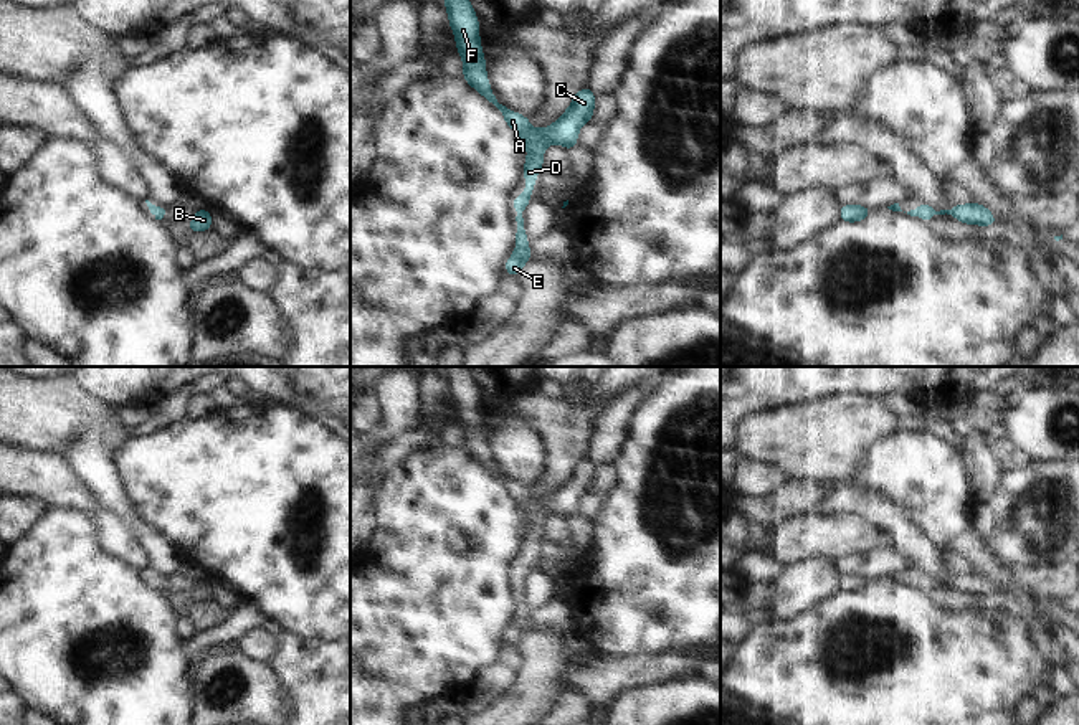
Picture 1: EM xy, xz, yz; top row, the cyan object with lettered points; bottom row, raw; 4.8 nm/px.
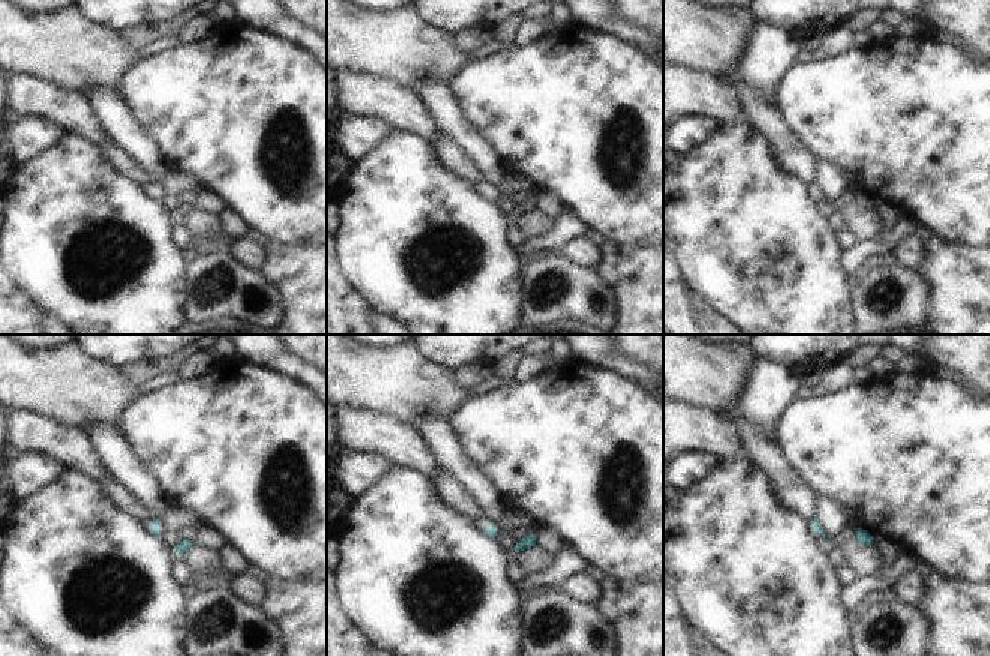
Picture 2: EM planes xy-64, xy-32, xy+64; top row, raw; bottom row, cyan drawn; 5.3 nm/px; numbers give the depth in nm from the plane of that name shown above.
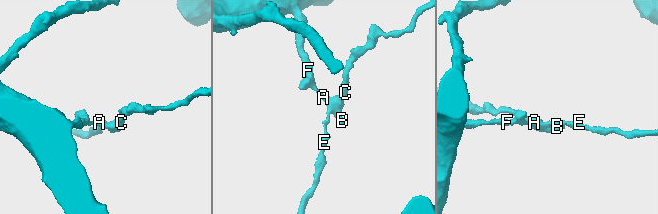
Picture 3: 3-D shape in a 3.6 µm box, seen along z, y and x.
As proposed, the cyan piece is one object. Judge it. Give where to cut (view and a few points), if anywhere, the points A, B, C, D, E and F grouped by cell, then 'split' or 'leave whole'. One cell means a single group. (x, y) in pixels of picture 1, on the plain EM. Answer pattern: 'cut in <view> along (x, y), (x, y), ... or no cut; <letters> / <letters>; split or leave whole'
no cut; A B C D E F; leave whole

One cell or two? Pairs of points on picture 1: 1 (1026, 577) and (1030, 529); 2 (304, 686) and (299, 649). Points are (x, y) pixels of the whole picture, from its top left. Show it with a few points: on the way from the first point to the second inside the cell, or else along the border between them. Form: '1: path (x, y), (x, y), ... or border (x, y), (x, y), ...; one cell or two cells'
1: border (1061, 563), (1048, 567), (1005, 567); two cells
2: path (304, 677), (304, 666), (299, 658); one cell

